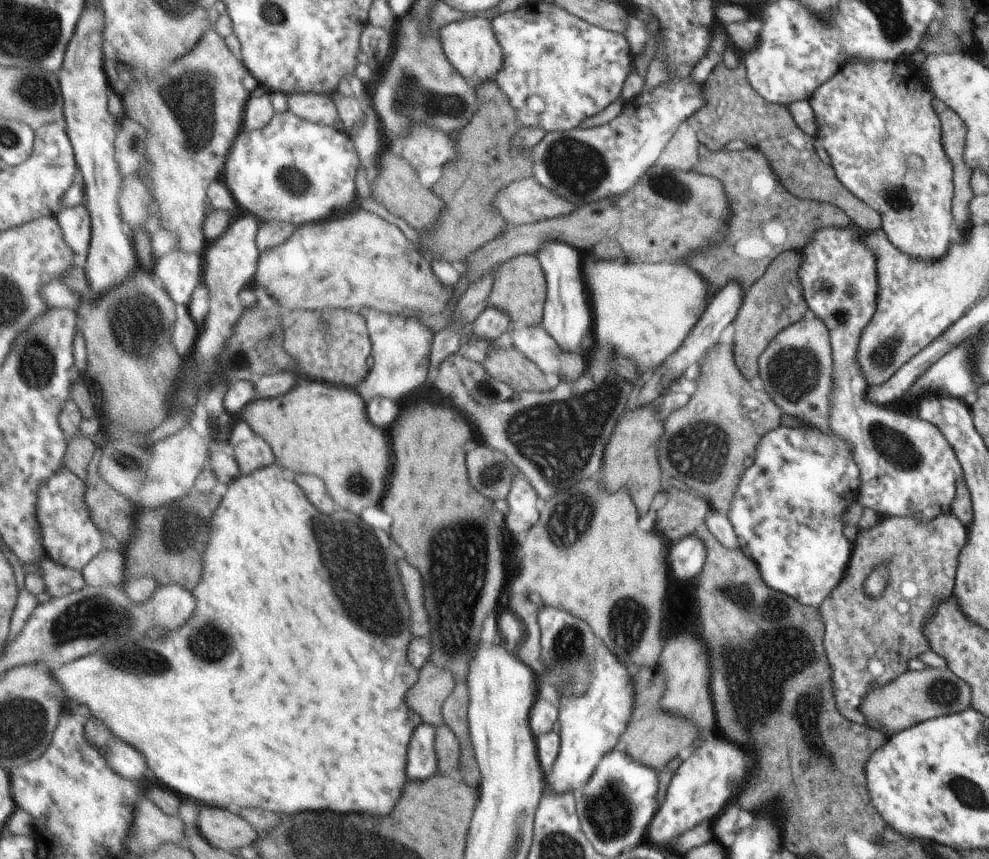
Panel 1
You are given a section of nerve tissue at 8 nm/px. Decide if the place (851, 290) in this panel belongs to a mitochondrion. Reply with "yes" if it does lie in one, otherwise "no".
yes

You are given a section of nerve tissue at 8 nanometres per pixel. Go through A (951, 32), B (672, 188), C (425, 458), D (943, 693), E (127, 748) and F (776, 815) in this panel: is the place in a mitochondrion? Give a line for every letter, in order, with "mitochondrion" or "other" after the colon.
A: other
B: mitochondrion
C: other
D: mitochondrion
E: other
F: other

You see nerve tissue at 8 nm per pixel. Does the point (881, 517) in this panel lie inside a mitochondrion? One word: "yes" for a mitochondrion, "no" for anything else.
no

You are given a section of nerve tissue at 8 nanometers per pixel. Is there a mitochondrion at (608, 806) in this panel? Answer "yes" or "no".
yes

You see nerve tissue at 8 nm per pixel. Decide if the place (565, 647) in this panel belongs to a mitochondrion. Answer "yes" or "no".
yes

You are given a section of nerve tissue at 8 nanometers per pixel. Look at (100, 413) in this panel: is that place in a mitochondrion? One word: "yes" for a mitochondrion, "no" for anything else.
no

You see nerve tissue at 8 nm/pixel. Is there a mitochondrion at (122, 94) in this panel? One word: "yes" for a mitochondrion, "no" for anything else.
no

